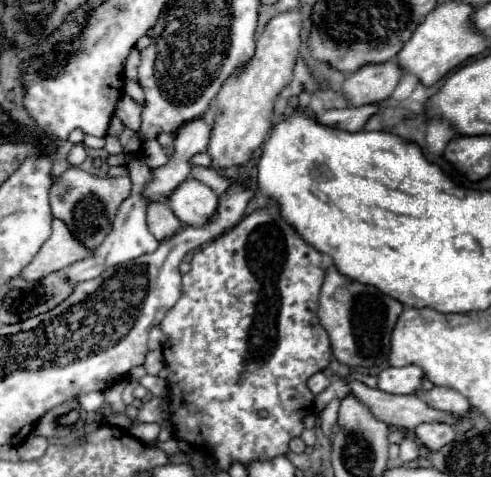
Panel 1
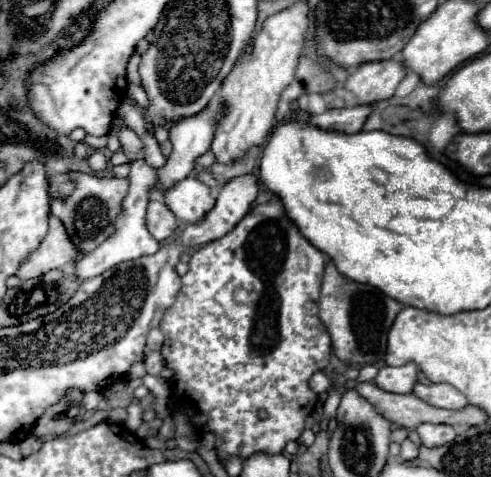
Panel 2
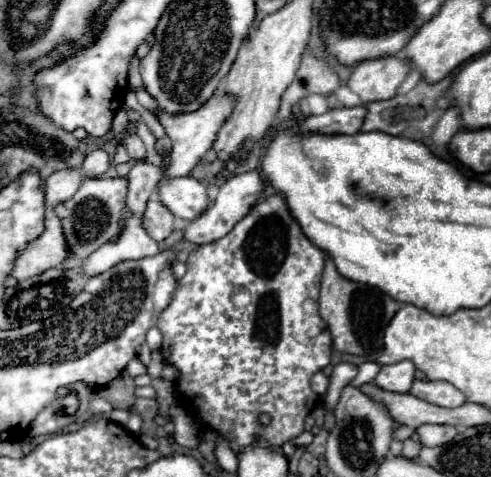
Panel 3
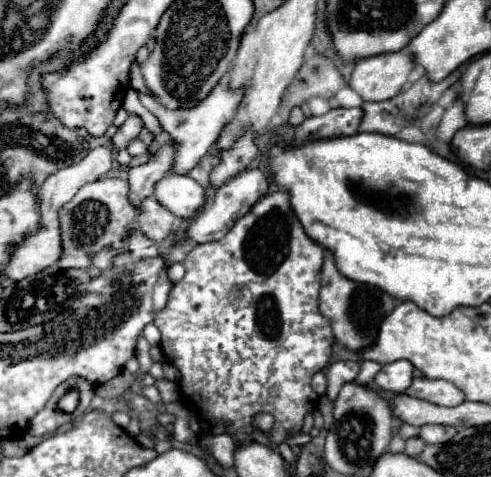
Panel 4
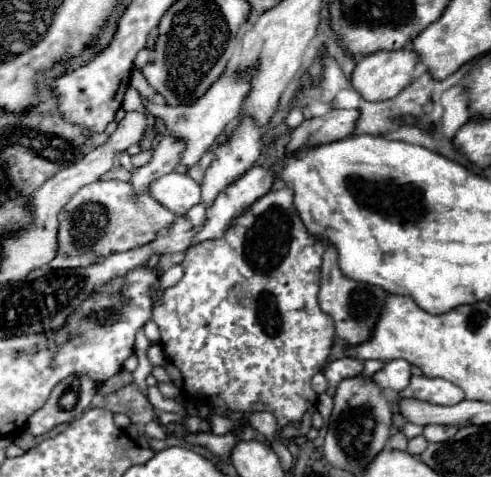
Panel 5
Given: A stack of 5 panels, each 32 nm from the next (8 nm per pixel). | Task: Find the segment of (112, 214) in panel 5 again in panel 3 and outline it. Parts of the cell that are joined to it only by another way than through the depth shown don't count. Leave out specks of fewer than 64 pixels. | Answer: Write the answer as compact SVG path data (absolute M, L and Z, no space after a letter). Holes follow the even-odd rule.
M94 178L86 180L68 202L56 206L56 214L64 228L64 238L68 240L68 260L64 260L62 264L64 268L82 268L82 264L94 250L118 238L122 222L130 218L126 194L128 194L126 178ZM152 198L152 200L146 202L146 212L142 216L142 226L156 242L162 242L174 230L174 214L160 200Z

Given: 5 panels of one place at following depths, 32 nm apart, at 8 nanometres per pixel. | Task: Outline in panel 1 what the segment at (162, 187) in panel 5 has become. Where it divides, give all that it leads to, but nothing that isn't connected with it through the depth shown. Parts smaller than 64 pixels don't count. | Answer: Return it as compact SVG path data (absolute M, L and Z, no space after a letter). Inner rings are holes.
M188 178L174 188L166 202L180 222L190 226L202 226L214 214L218 206L218 196L206 184Z

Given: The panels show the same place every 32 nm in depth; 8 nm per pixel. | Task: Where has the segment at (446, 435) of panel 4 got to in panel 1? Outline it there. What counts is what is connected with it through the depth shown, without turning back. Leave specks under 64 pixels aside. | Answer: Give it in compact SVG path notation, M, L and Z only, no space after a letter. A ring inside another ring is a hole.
M438 422L420 424L414 432L416 432L418 440L422 442L422 446L426 446L430 450L438 450L454 440L454 430L448 424L438 424Z

